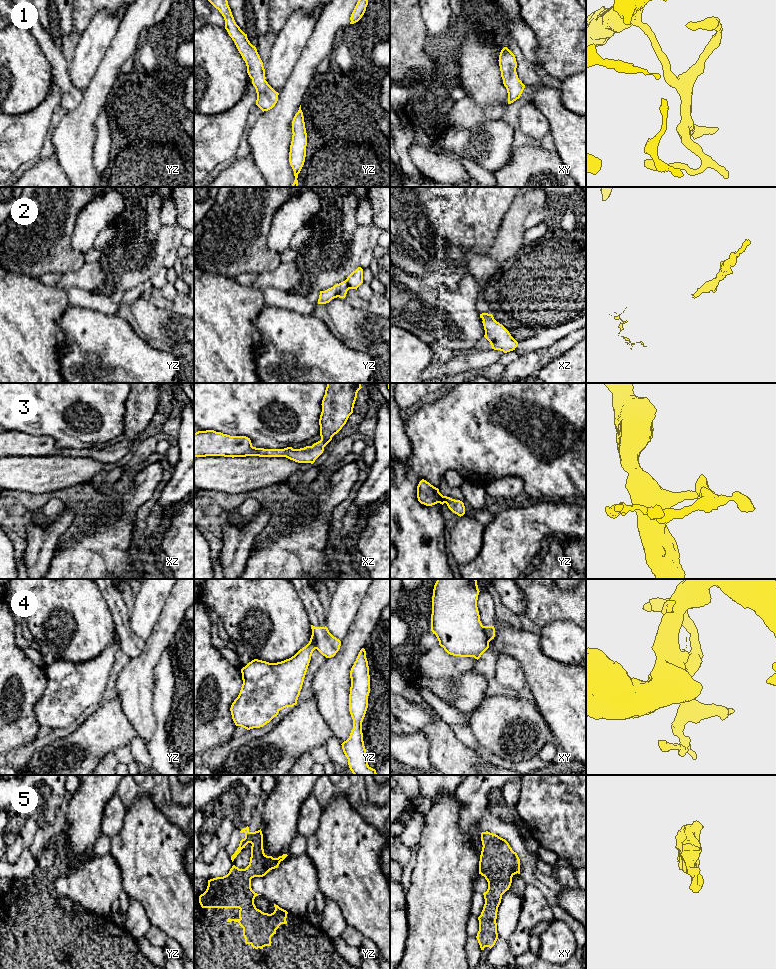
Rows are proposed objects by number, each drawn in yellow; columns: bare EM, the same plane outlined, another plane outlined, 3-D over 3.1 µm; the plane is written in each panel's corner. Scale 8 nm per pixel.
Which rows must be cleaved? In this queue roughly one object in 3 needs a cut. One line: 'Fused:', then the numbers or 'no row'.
Fused: 4

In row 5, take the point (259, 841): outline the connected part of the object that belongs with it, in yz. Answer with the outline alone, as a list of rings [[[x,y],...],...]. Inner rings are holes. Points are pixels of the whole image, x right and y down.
[[[249,827],[243,828],[240,833],[245,833],[245,838],[240,841],[239,847],[231,856],[232,862],[248,843],[251,843],[251,857],[249,865],[245,869],[239,869],[235,865],[232,866],[229,873],[223,877],[216,877],[208,880],[206,891],[199,896],[199,903],[202,908],[239,908],[238,919],[227,919],[227,922],[238,922],[243,928],[243,936],[245,943],[250,944],[253,949],[263,949],[265,946],[271,946],[271,937],[276,934],[276,930],[281,924],[287,924],[286,918],[288,912],[278,905],[274,904],[275,910],[273,913],[264,913],[257,909],[254,904],[256,896],[261,895],[255,893],[251,888],[251,879],[254,877],[263,877],[270,870],[279,866],[288,855],[283,854],[278,858],[267,856],[263,849],[263,834],[261,829],[255,832],[250,832]]]

